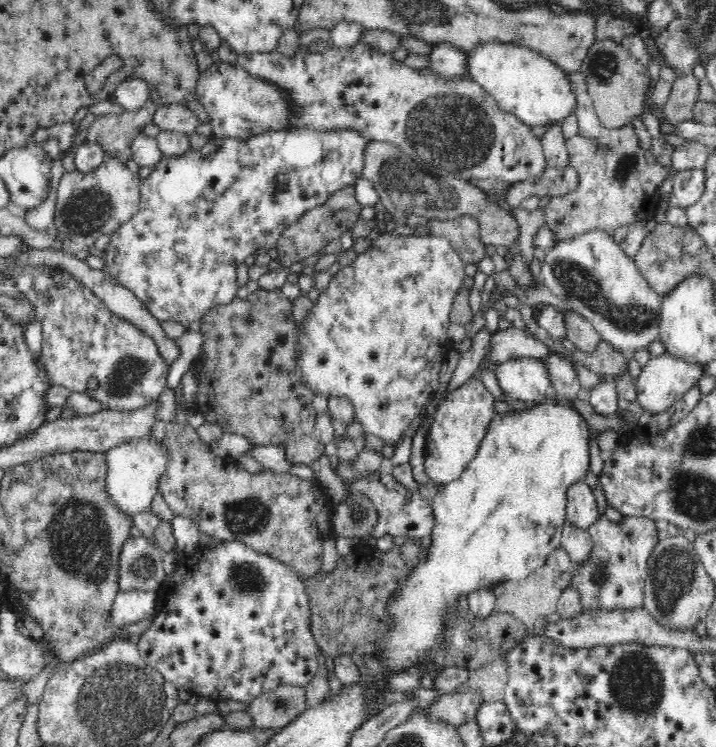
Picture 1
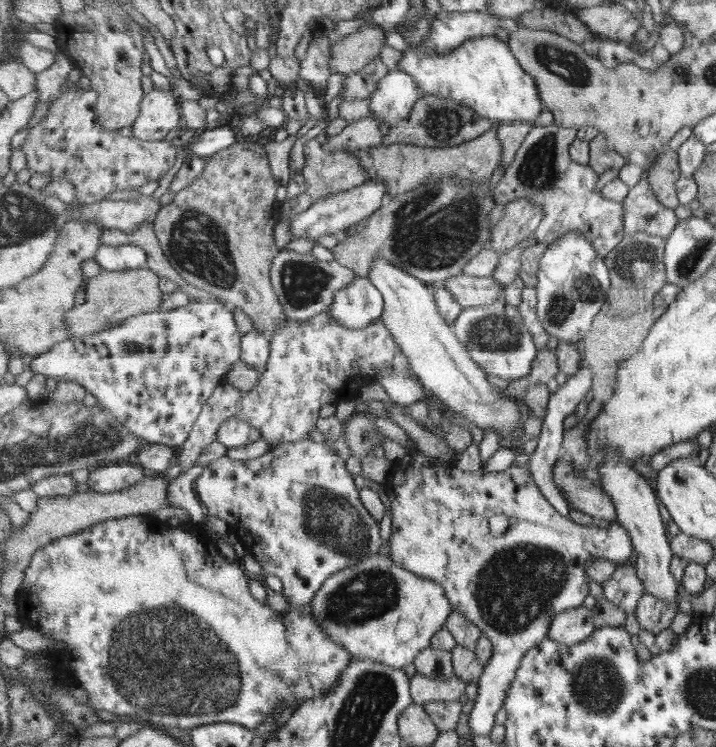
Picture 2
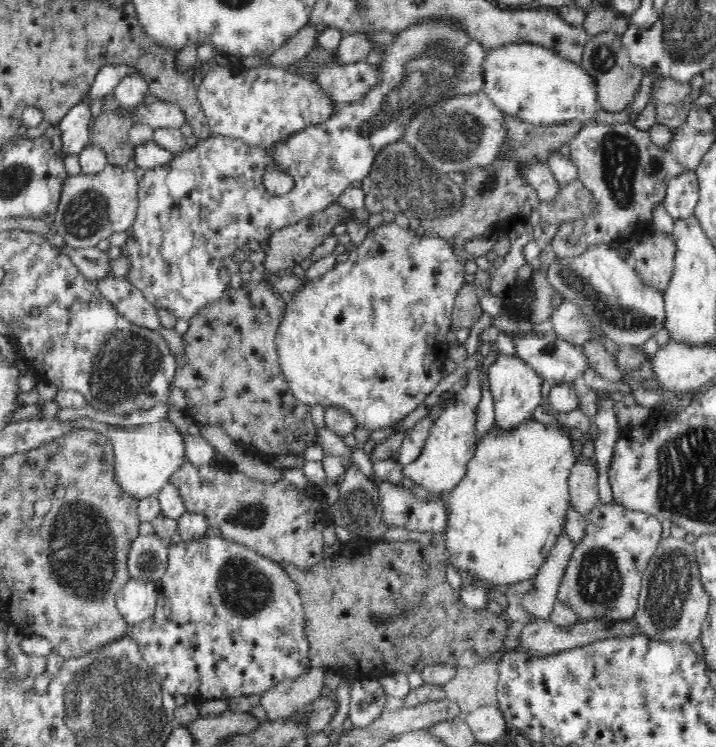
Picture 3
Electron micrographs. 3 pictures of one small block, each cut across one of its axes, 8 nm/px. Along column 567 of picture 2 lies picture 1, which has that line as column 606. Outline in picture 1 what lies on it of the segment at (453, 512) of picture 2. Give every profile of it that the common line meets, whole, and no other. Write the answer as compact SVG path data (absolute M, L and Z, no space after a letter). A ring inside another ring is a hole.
M599 515L587 531L592 537L592 550L584 562L578 562L570 587L578 591L584 612L594 609L632 610L642 607L643 588L648 574L648 559L659 543L656 524L644 516L626 516L614 522Z

